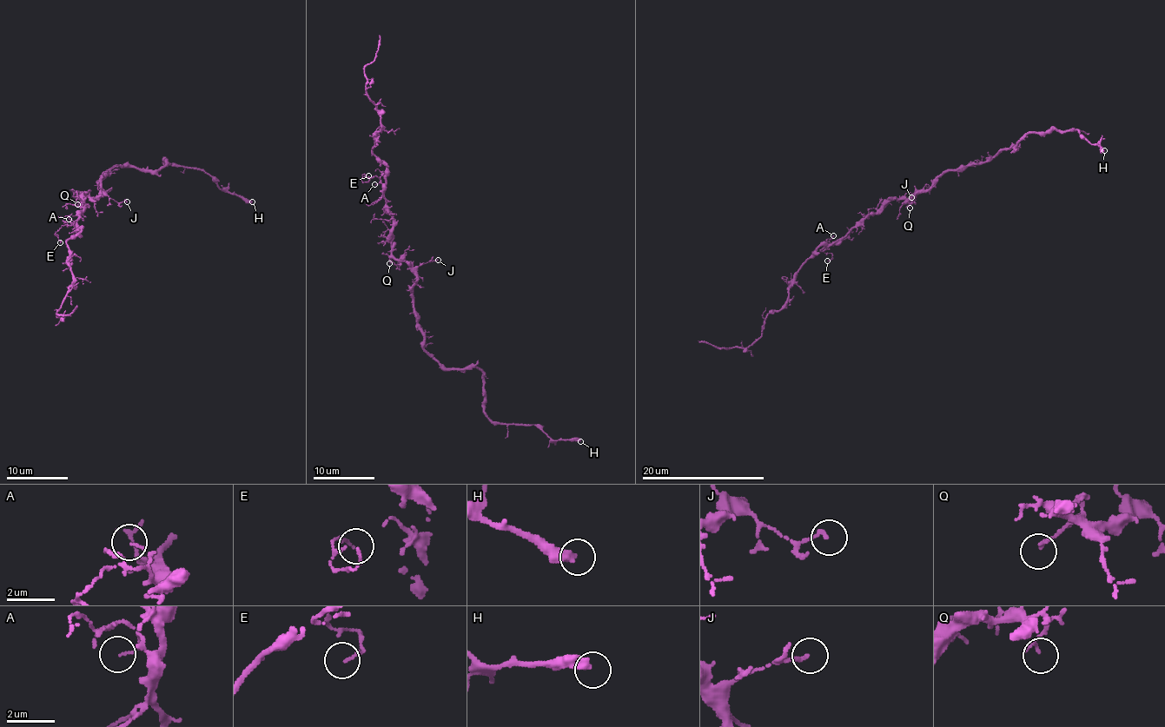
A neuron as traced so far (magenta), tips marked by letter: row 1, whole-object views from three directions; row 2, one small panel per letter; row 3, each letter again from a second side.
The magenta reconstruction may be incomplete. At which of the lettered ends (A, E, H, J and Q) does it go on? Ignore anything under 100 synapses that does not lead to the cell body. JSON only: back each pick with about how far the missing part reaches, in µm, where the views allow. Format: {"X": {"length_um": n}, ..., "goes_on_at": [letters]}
{"goes_on_at": []}

